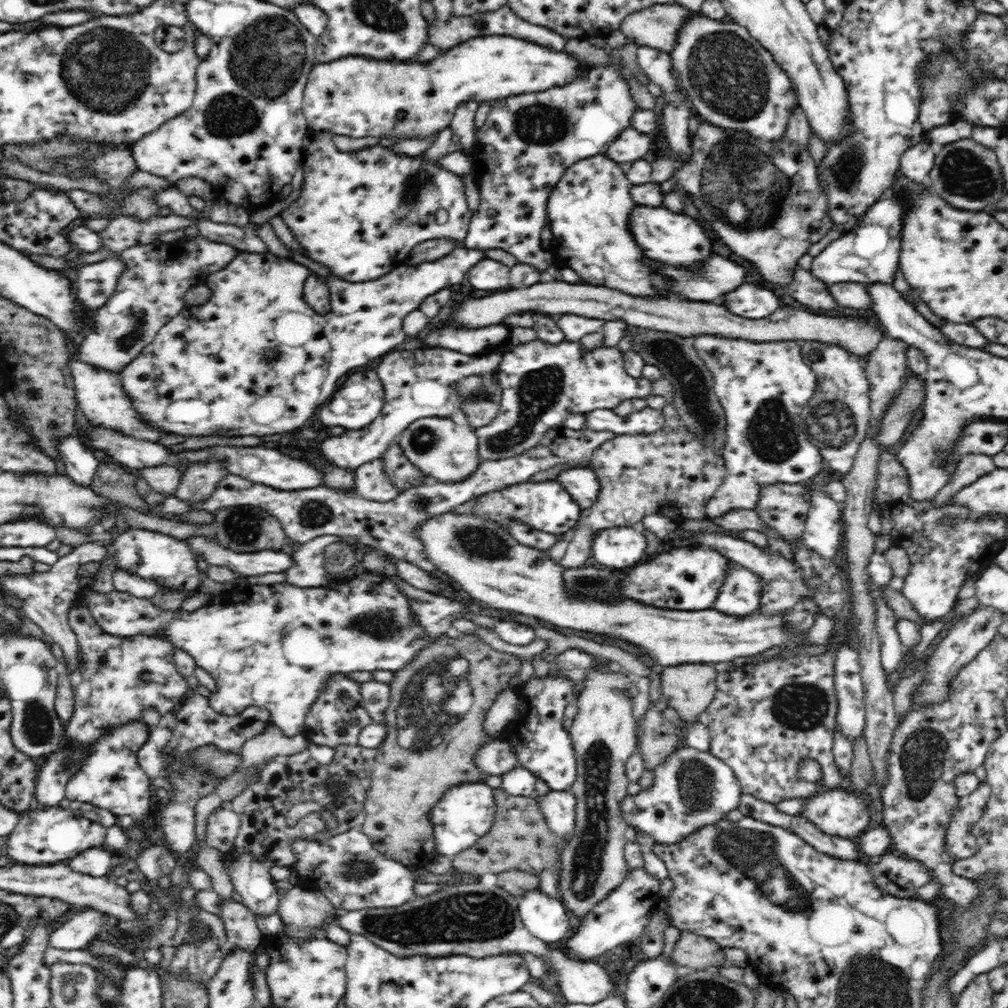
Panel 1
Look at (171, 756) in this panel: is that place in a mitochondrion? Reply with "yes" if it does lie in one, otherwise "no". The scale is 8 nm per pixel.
no

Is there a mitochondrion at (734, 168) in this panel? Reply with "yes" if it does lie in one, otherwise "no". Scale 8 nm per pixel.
yes

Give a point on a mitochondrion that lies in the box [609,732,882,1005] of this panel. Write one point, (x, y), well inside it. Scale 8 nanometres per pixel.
(756, 853)

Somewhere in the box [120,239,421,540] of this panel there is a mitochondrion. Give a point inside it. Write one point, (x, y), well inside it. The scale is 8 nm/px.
(316, 513)

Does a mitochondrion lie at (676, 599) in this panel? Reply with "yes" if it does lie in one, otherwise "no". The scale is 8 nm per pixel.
no

